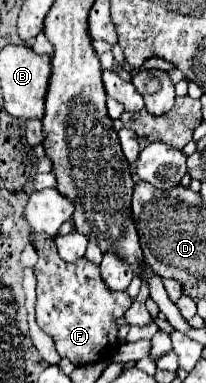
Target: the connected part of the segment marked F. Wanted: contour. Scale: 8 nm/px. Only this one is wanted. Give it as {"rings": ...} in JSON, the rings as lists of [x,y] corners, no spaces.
{"rings":[[[30,232],[30,244],[38,252],[38,262],[34,264],[38,296],[36,324],[54,340],[58,354],[76,366],[106,360],[118,346],[116,318],[126,314],[132,306],[132,298],[126,290],[110,290],[100,278],[100,268],[88,258],[80,258],[72,264],[64,262],[48,234]]]}

